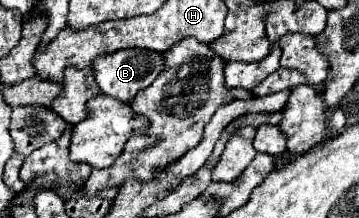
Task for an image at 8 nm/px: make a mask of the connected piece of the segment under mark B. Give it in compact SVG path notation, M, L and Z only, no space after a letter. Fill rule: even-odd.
M122 49L108 55L100 55L92 61L92 71L96 77L96 83L104 95L116 97L124 103L132 101L138 91L152 85L152 81L158 77L158 73L164 69L164 59L156 51L148 49Z

